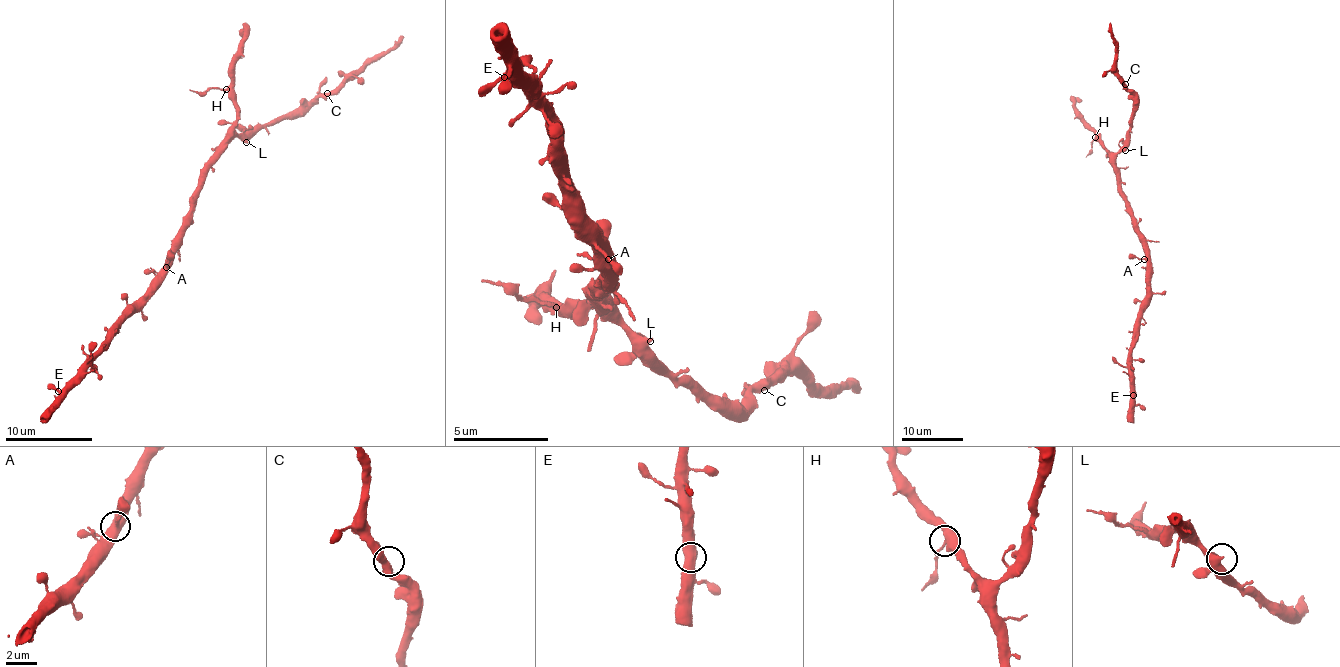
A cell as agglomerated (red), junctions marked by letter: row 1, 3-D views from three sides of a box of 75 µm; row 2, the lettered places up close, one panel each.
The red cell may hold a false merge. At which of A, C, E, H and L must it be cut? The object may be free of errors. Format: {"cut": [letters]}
{"cut": ["H"]}

